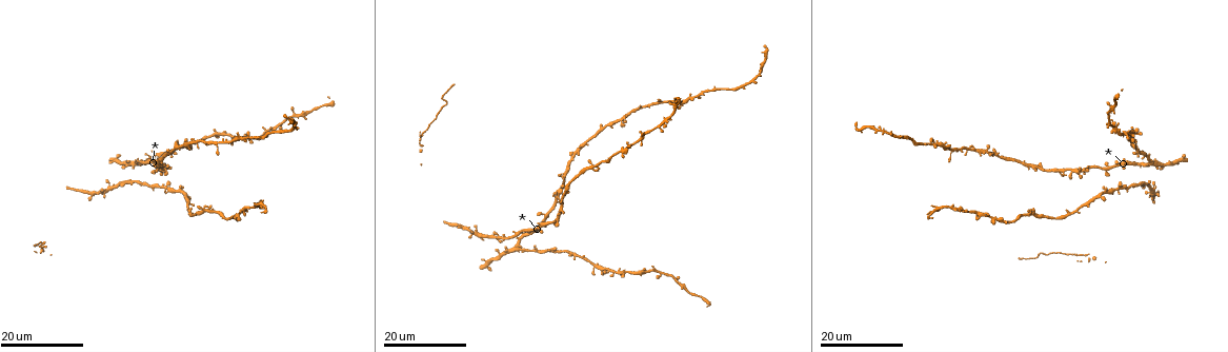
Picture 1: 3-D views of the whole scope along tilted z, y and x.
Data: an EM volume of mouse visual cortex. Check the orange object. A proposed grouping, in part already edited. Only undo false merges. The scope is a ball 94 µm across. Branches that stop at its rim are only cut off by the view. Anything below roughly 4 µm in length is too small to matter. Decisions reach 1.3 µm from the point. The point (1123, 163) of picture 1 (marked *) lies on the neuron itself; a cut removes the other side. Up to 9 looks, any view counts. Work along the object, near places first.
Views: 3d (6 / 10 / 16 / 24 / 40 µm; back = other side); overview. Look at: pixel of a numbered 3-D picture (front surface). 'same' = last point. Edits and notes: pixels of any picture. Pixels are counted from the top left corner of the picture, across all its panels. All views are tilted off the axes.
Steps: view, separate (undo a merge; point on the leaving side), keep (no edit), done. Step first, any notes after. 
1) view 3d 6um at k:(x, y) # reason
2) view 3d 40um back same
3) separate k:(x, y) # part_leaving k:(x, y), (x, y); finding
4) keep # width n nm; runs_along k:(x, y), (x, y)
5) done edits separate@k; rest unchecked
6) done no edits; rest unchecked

view 3d 16um at 1:(133, 163)

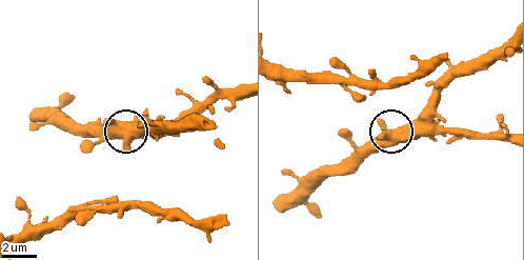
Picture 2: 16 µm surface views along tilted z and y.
view 3d 6um at 2:(128, 124)

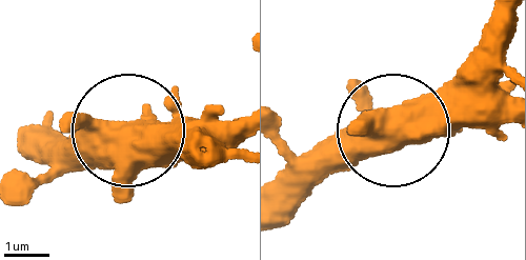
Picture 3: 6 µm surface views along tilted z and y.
keep # runs_along 3:(189, 146), (157, 150), (133, 130), (40, 146); continuous, no second neuron

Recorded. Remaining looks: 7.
view 3d 16um at 1:(460, 228) # two arms in line, one across

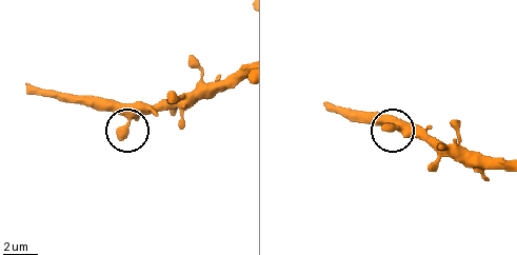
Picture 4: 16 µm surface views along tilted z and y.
view 3d 6um at 4:(129, 119)

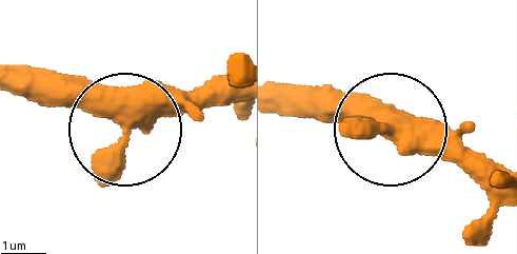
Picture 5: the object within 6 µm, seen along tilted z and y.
keep # arms 3; one neuron here

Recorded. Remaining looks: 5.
view 3d 16um at 1:(500, 235) # four-way junction

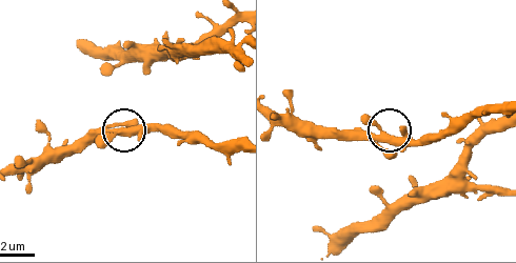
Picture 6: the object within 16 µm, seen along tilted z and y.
view 3d 10um at 6:(132, 131) # zoom in

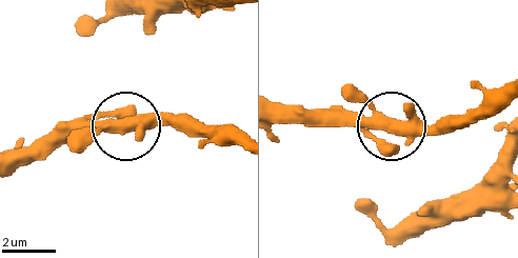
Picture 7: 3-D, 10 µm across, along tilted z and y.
keep # width 390 nm; all the same neuron

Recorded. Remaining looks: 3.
view 3d 16um at 1:(444, 103) # sharp bend

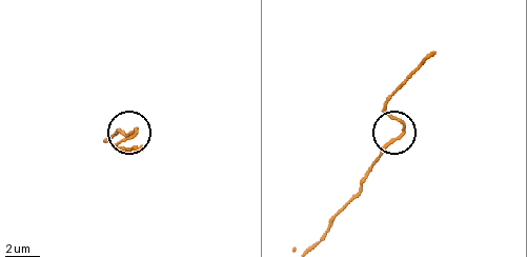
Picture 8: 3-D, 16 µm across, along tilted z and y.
view 3d 6um at 8:(137, 130)

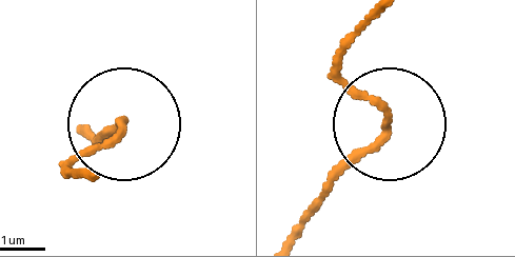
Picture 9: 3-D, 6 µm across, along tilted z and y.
keep # one neuron here

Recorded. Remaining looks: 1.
done no edits; rest unchecked

